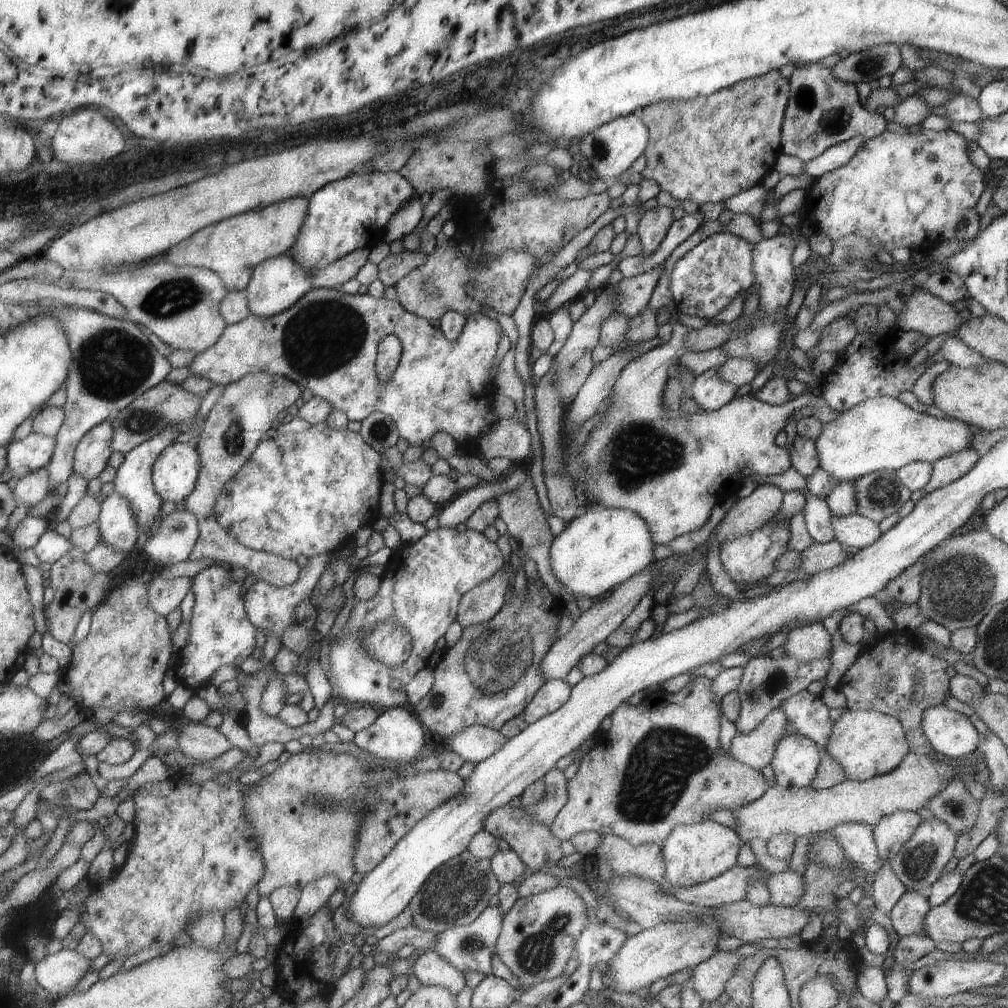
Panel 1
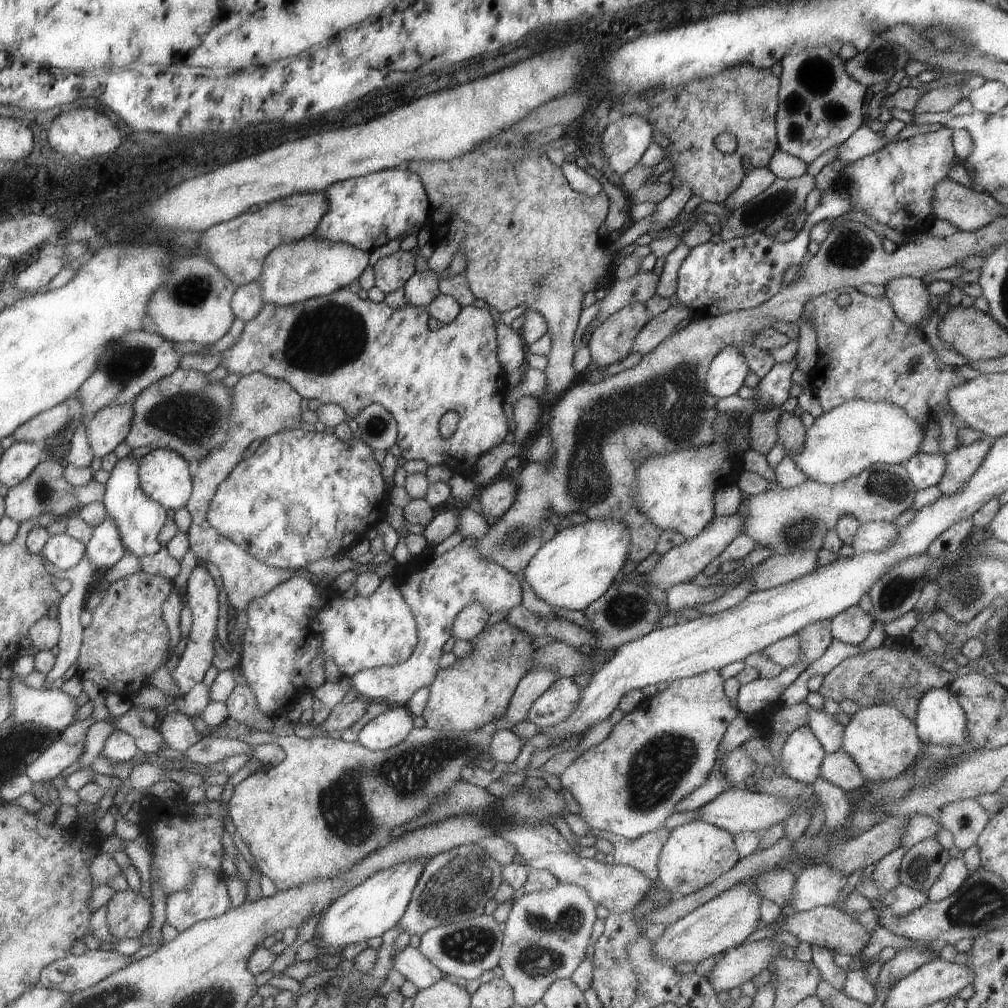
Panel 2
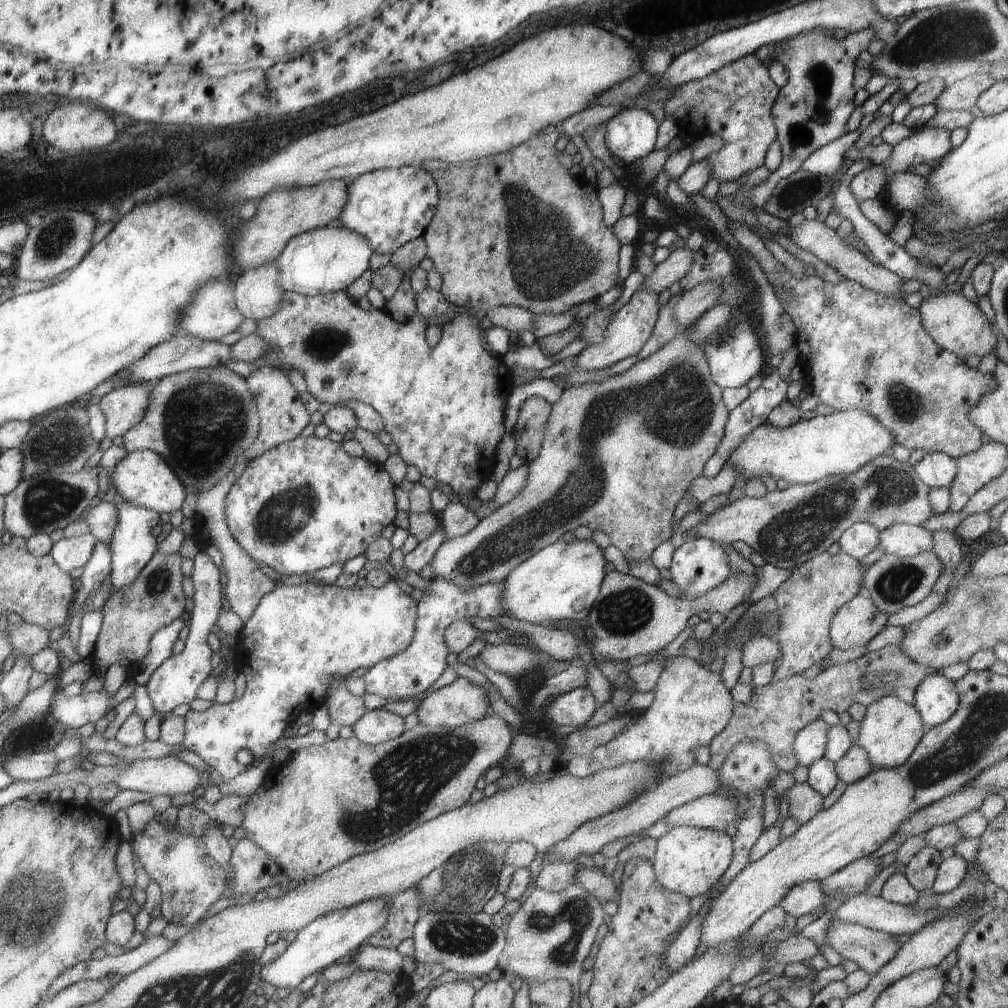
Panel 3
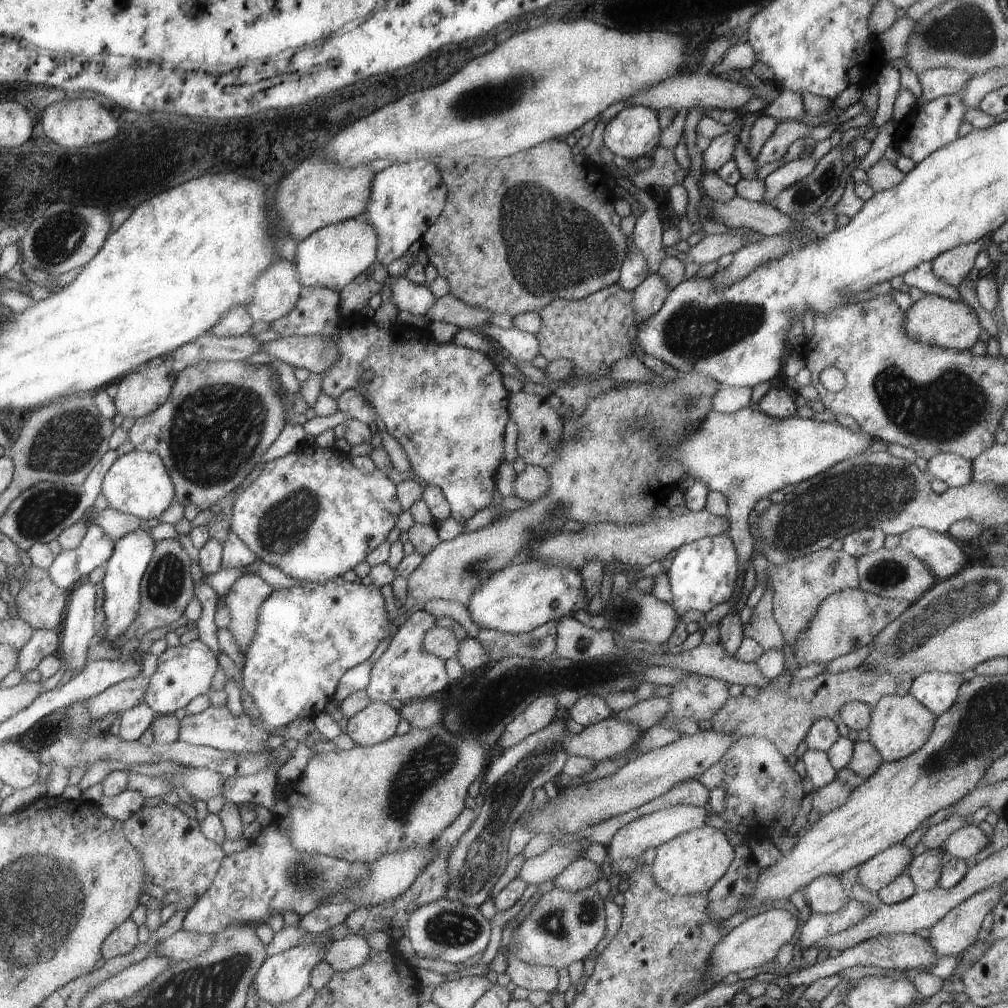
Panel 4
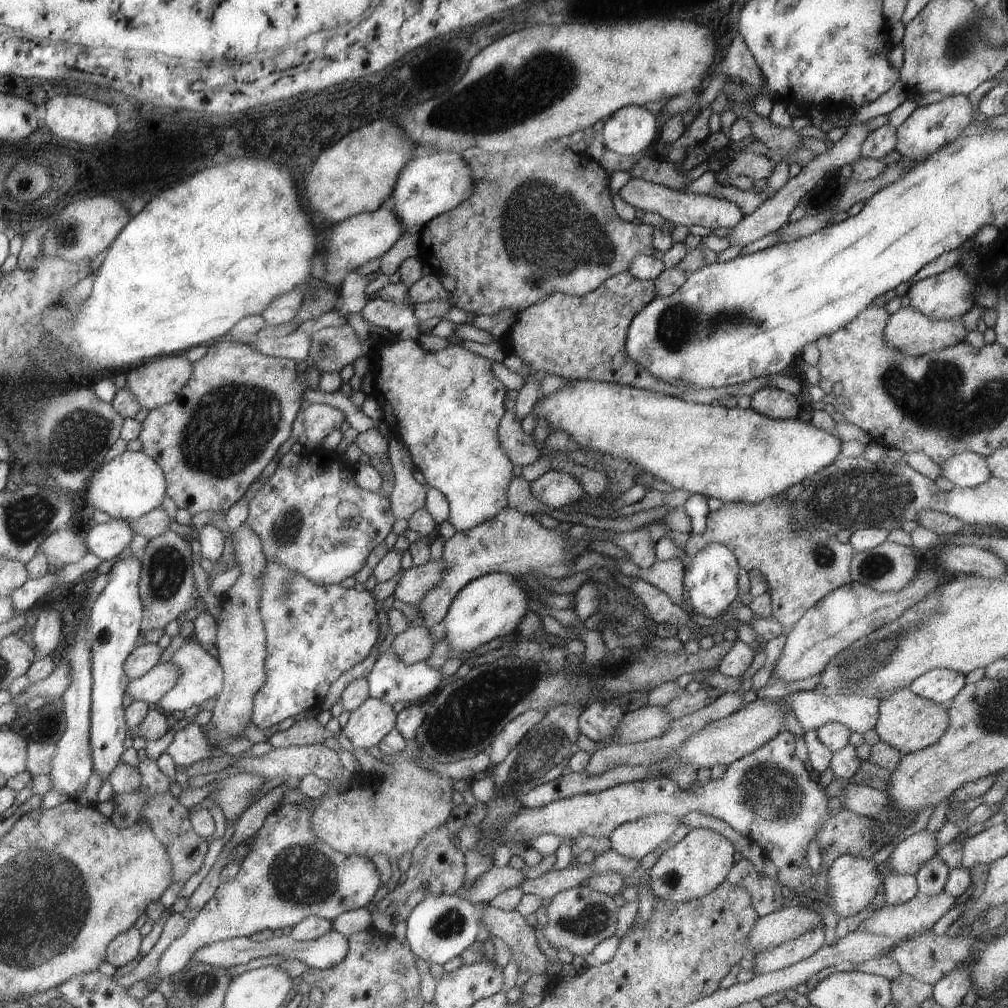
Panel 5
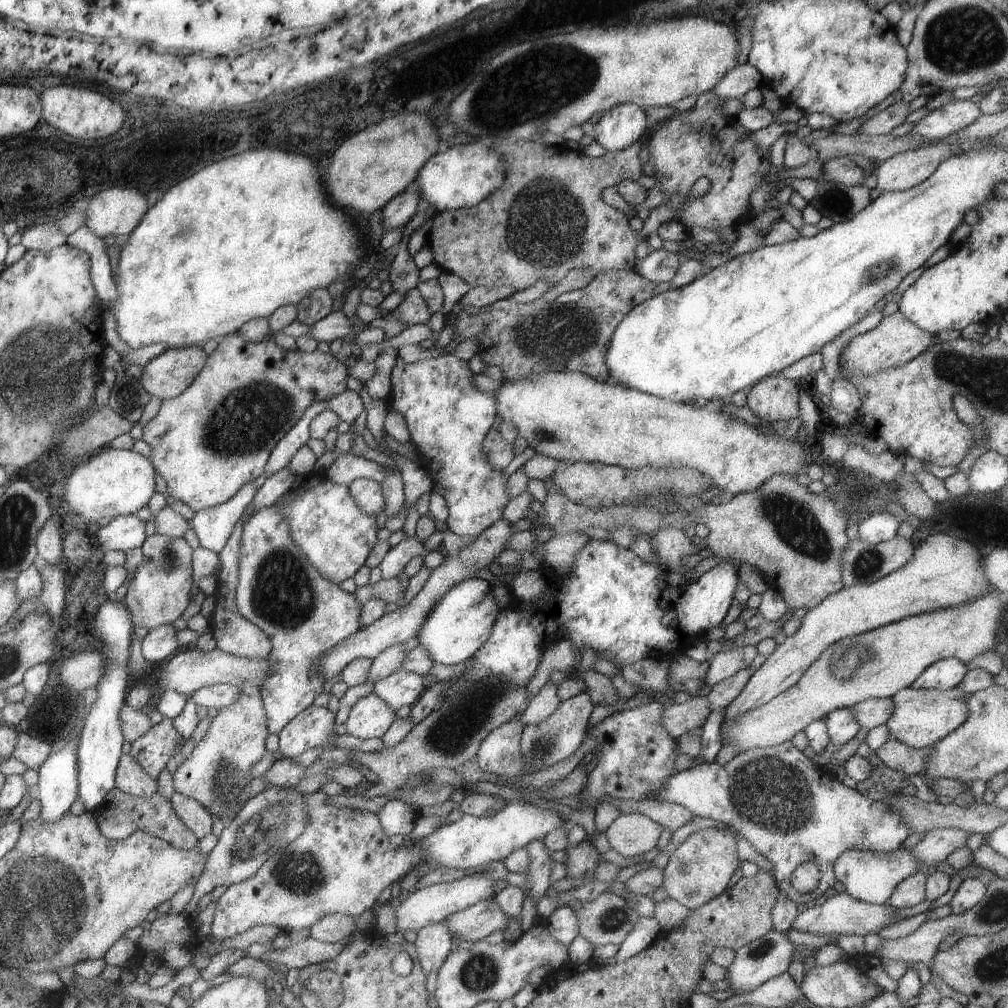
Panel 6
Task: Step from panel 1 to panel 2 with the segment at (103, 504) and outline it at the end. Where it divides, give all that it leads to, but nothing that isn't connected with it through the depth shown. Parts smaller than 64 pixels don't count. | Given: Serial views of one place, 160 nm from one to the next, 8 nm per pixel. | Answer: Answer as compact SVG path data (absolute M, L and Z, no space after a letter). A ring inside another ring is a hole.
M107 514L101 524L92 528L92 535L85 545L84 556L95 571L111 568L126 553L117 529Z

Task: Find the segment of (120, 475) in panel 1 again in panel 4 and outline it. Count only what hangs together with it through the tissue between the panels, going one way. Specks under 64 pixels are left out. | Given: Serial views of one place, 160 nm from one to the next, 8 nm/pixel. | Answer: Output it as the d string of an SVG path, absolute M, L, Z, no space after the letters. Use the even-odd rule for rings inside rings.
M137 529L114 542L111 556L106 560L104 577L100 583L103 588L102 610L104 614L103 636L100 644L109 646L135 620L140 607L140 580L153 552L154 542L147 535L149 530Z

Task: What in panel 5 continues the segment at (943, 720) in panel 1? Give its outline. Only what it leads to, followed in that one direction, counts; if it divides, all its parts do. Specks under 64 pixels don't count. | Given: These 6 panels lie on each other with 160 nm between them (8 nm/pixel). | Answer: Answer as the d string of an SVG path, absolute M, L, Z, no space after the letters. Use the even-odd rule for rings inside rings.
M937 667L918 676L908 687L917 696L947 705L966 685L964 678L963 673Z

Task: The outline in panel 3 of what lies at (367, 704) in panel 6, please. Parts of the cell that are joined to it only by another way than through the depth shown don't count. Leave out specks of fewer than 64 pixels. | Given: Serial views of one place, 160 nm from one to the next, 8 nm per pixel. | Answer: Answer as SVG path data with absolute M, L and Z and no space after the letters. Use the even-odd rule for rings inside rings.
M385 709L366 710L350 727L352 736L368 745L378 745L406 730L403 719Z

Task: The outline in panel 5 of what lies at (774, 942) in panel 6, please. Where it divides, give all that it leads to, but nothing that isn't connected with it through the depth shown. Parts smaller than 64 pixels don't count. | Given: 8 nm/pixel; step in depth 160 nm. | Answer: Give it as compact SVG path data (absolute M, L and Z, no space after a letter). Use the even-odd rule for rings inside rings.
M821 922L813 930L797 938L789 939L774 947L759 949L751 960L755 975L767 974L791 966L811 956L821 945L825 944L823 928L823 922Z

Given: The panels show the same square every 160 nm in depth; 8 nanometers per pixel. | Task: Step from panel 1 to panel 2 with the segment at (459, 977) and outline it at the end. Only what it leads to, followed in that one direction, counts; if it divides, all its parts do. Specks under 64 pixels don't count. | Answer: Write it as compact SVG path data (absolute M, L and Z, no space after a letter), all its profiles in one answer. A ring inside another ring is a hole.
M409 945L391 955L391 968L412 982L419 991L430 987L435 981L441 980L444 975L425 956L420 954L418 948Z

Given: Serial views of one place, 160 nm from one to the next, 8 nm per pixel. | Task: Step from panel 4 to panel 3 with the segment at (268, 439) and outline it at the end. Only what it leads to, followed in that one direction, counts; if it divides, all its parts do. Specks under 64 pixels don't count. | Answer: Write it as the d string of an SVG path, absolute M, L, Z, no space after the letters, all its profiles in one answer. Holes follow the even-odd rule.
M226 365L199 370L187 369L185 372L164 376L157 384L144 385L150 394L147 410L141 422L121 435L123 447L127 453L152 450L162 456L189 493L208 491L219 484L226 474L232 472L236 464L241 463L246 456L246 450L257 438L260 418L256 400L249 392L245 378L231 371Z

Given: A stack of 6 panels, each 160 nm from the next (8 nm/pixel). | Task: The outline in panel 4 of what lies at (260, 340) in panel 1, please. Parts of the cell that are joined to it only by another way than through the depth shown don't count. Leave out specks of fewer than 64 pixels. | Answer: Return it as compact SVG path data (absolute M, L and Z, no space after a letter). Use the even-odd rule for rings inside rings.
M307 285L299 291L299 298L297 299L293 310L285 316L269 323L270 328L268 330L282 334L283 337L288 337L289 335L323 335L324 337L331 337L338 346L339 354L336 363L330 368L330 371L321 375L320 390L325 394L332 396L334 399L336 399L346 388L354 388L355 390L358 390L364 396L365 400L370 402L376 414L381 417L386 432L395 438L397 444L401 444L403 447L403 450L409 459L411 469L416 476L415 478L421 482L422 485L427 484L438 486L441 489L443 496L447 499L450 508L450 516L463 525L468 518L471 518L471 516L475 514L475 512L491 504L491 500L493 500L492 492L496 489L496 470L504 461L503 429L505 428L505 424L507 424L507 420L509 420L507 405L510 393L505 390L501 383L503 375L495 369L495 365L491 363L491 360L489 360L489 358L485 356L485 353L482 353L481 351L458 347L451 342L437 344L435 341L431 340L426 331L400 326L396 322L391 324L389 328L381 328L379 325L373 323L371 319L367 326L351 326L348 318L343 318L343 316L341 316L339 308L340 296L337 291L331 290L329 287L312 287ZM362 370L371 371L374 375L373 378L368 382L358 382L357 378Z

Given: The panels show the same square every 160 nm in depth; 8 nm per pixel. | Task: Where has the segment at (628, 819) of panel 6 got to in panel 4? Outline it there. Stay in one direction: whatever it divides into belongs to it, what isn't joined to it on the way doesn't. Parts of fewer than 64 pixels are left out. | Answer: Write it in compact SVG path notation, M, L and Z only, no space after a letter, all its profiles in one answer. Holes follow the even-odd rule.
M671 805L664 809L641 815L628 824L621 826L612 836L607 846L608 861L612 863L612 866L620 858L632 858L637 861L641 853L647 848L655 849L660 844L671 840L674 836L701 827L706 816L701 807L685 805Z

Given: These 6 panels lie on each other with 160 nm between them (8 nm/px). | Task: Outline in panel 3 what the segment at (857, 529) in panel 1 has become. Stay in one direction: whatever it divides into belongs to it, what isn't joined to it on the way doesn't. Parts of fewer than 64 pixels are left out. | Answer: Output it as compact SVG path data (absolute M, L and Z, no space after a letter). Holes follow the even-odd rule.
M899 523L879 531L878 545L885 553L910 557L933 552L932 532L921 525Z

